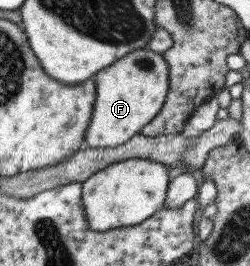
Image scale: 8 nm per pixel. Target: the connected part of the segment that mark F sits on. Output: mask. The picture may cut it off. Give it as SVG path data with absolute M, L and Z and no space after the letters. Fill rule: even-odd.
M146 48L125 54L94 77L91 119L84 132L84 146L114 147L127 142L151 121L162 108L168 91L168 68L161 54Z

